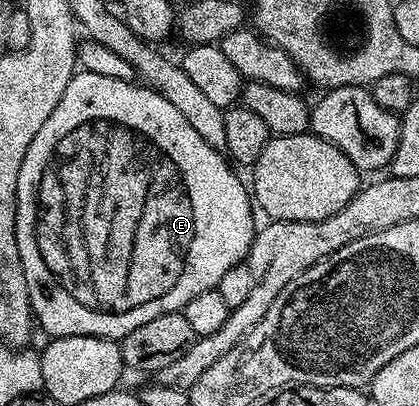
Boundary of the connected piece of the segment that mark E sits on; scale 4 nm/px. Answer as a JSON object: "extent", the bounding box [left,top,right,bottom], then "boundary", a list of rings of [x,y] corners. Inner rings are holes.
{"extent":[17,72,255,340],"boundary":[[[84,72],[74,74],[71,84],[67,84],[67,92],[63,92],[63,100],[59,100],[55,112],[51,112],[51,116],[47,116],[47,124],[43,124],[43,128],[39,128],[39,132],[35,135],[35,140],[31,140],[31,144],[27,148],[27,156],[23,156],[23,168],[19,168],[19,184],[17,185],[17,243],[19,244],[19,260],[23,264],[23,276],[27,276],[29,303],[33,309],[36,325],[40,329],[42,326],[47,332],[46,335],[55,338],[62,338],[63,336],[95,336],[96,338],[111,338],[114,340],[123,339],[131,332],[135,332],[135,328],[139,328],[139,324],[147,324],[147,320],[155,320],[155,316],[176,314],[184,311],[186,304],[191,300],[195,300],[195,296],[199,296],[199,292],[216,290],[219,280],[223,280],[223,275],[230,268],[240,266],[248,259],[249,249],[253,246],[253,235],[255,233],[253,210],[255,214],[255,206],[251,201],[251,190],[246,183],[245,186],[241,183],[240,176],[236,174],[238,171],[231,165],[230,159],[222,151],[216,150],[207,144],[206,140],[203,140],[203,137],[199,136],[194,128],[191,128],[191,124],[187,122],[186,117],[159,91],[145,84],[140,84],[141,86],[137,85],[136,81],[111,80],[111,76],[99,76],[98,74],[86,74]]]}

